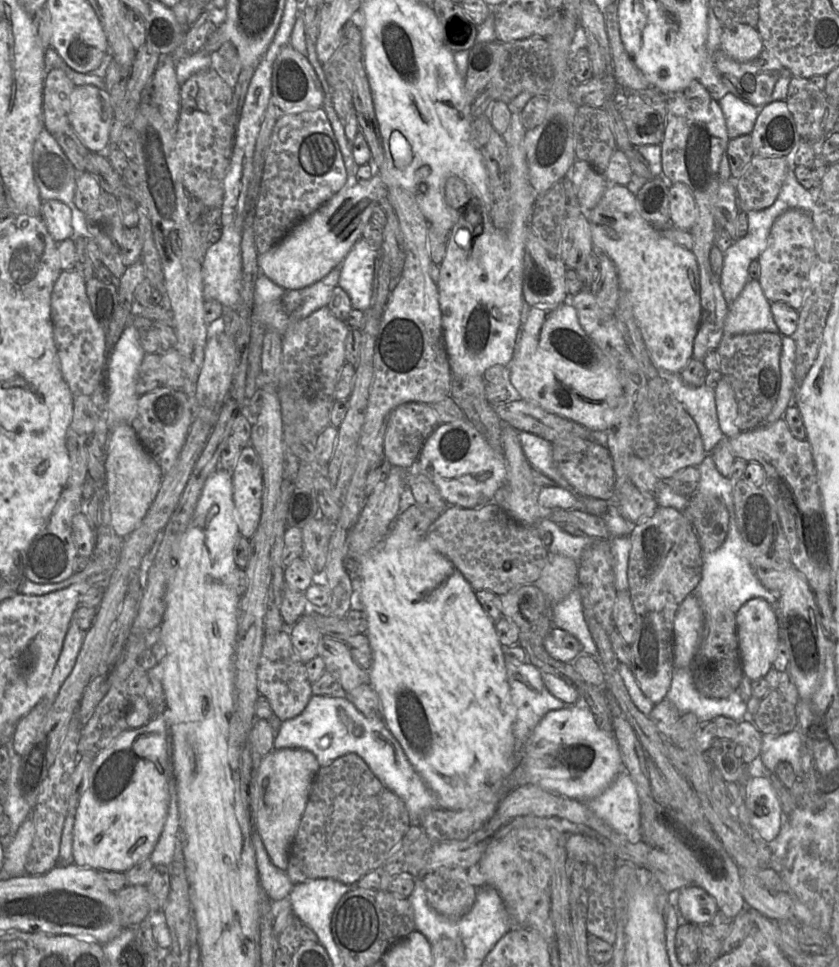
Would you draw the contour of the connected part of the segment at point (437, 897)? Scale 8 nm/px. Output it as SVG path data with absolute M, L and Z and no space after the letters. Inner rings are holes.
M442 867L420 877L428 904L440 915L458 920L476 901L478 889L470 882L467 870Z

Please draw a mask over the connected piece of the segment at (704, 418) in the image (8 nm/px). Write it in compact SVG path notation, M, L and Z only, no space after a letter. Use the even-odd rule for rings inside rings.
M667 374L668 384L675 398L683 405L692 417L700 432L706 453L711 453L726 437L723 435L718 422L714 390L707 385L691 387L685 384L680 374Z

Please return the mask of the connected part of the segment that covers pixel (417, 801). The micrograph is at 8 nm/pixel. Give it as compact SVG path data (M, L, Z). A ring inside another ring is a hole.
M312 695L303 712L295 718L282 722L275 732L274 749L284 748L310 751L321 767L330 765L344 755L357 754L374 775L403 800L411 825L419 825L420 819L427 811L441 809L436 796L410 764L383 718L365 717L348 697Z

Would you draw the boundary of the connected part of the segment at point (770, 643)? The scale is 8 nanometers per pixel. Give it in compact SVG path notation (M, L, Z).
M752 598L736 612L739 651L744 675L751 681L764 678L773 667L779 639L776 611L762 598Z

